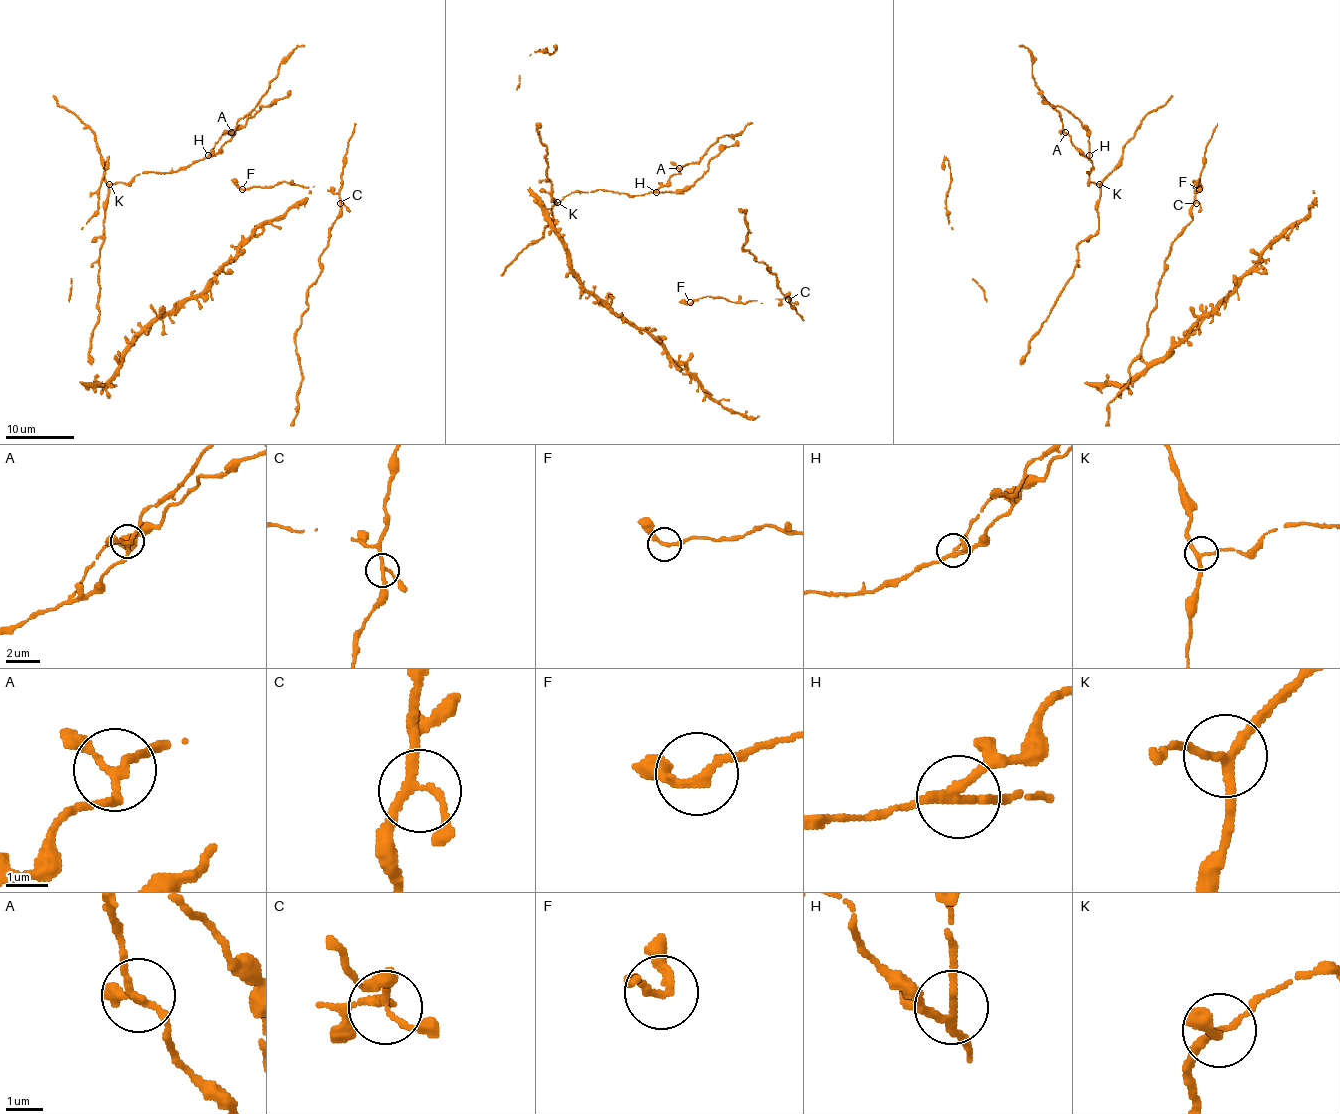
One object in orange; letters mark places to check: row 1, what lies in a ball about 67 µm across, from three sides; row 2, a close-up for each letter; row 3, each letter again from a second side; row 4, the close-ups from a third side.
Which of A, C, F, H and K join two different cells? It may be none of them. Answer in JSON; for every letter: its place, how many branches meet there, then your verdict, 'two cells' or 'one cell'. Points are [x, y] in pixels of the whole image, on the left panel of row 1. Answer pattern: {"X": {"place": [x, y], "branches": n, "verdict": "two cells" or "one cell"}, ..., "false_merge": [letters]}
{"A": {"place": [231, 132], "branches": 3, "verdict": "one cell"}, "C": {"place": [340, 203], "branches": 3, "verdict": "one cell"}, "F": {"place": [242, 189], "branches": 2, "verdict": "one cell"}, "H": {"place": [208, 155], "branches": 3, "verdict": "two cells"}, "K": {"place": [109, 184], "branches": 3, "verdict": "one cell"}, "false_merge": ["H"]}

